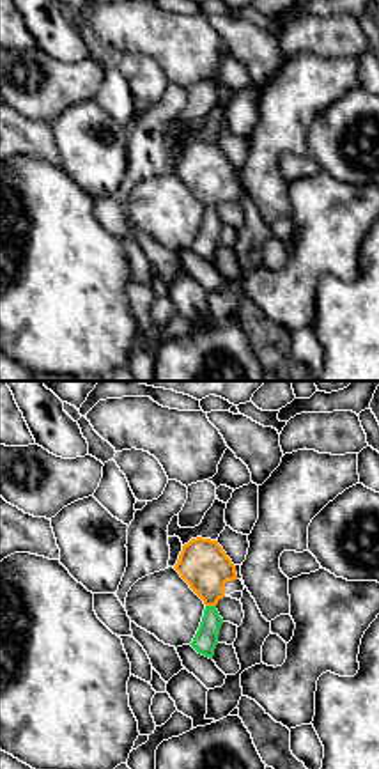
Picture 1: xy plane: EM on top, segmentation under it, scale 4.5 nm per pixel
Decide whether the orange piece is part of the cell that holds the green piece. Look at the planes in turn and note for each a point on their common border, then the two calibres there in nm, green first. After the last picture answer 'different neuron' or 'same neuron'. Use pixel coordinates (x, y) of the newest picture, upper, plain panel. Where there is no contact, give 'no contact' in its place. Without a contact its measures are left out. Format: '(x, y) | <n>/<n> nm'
(211, 209) | 110/220 nm

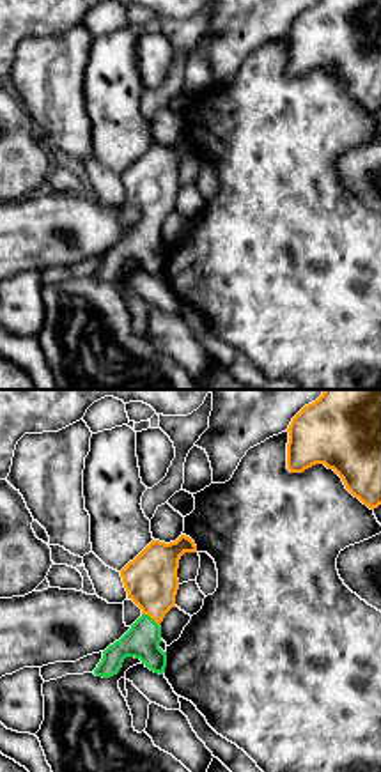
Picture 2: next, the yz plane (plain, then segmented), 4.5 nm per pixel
(151, 222) | 160/240 nm

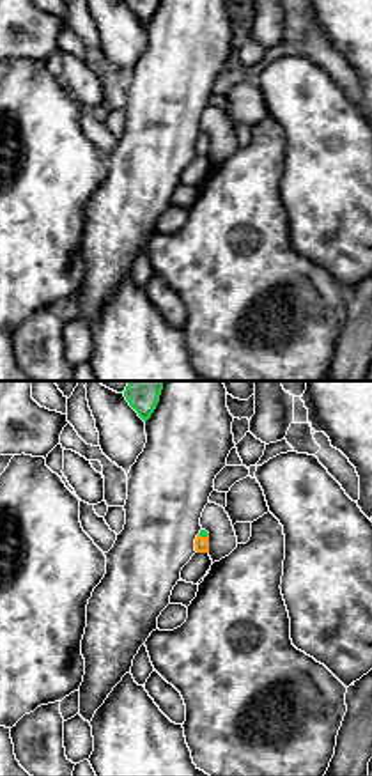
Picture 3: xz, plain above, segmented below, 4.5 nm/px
(204, 139) | 30/60 nm

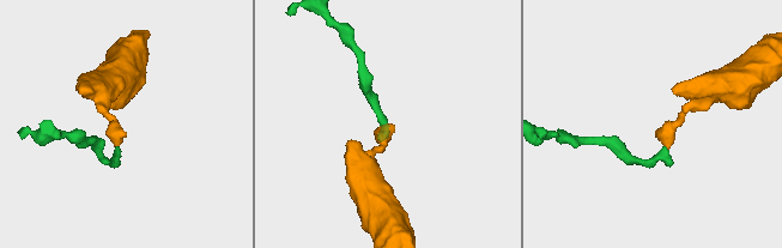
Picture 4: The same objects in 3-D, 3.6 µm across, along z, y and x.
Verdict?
same neuron

